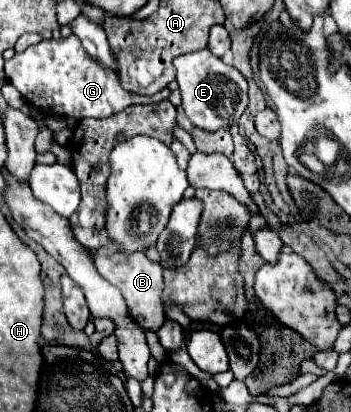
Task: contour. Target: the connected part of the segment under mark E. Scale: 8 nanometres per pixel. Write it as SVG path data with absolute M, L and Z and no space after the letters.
M209 49L181 55L173 61L176 68L176 81L183 95L183 109L189 121L203 131L217 131L221 127L231 127L239 123L239 117L247 109L247 81L231 65L225 65Z

